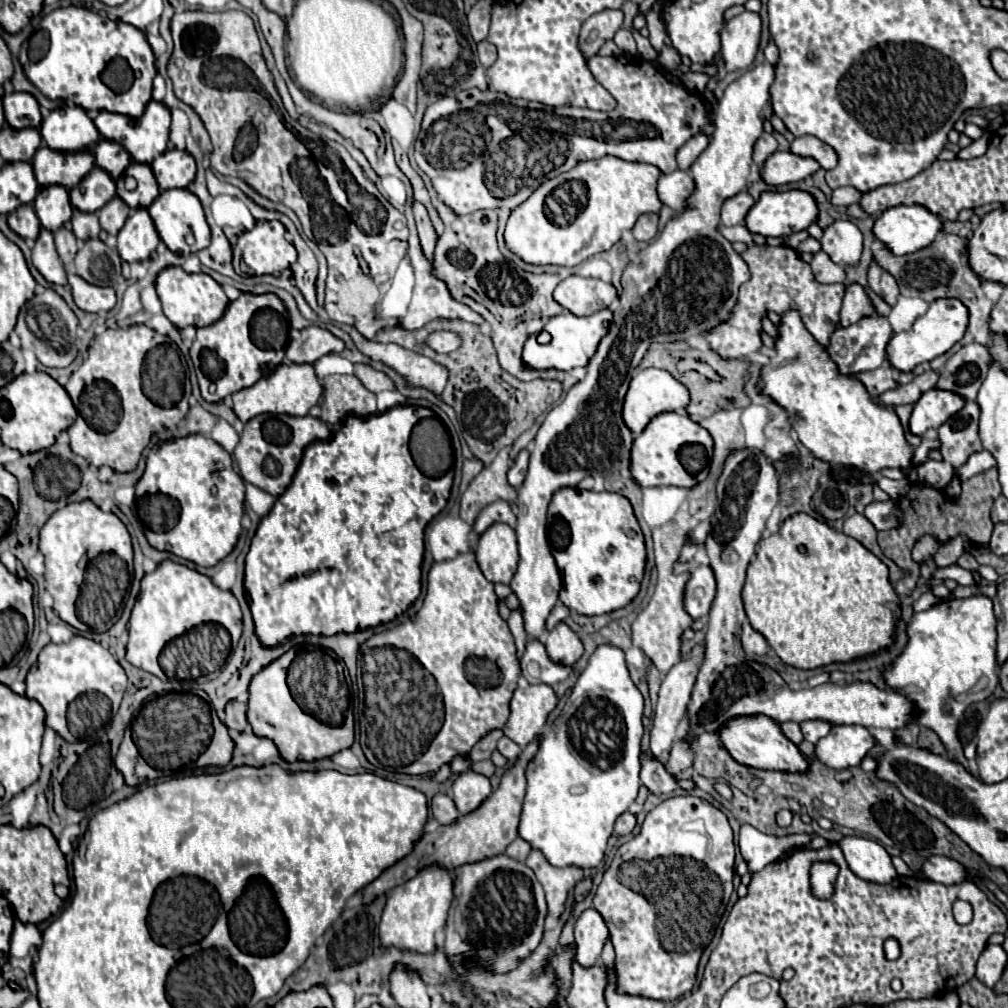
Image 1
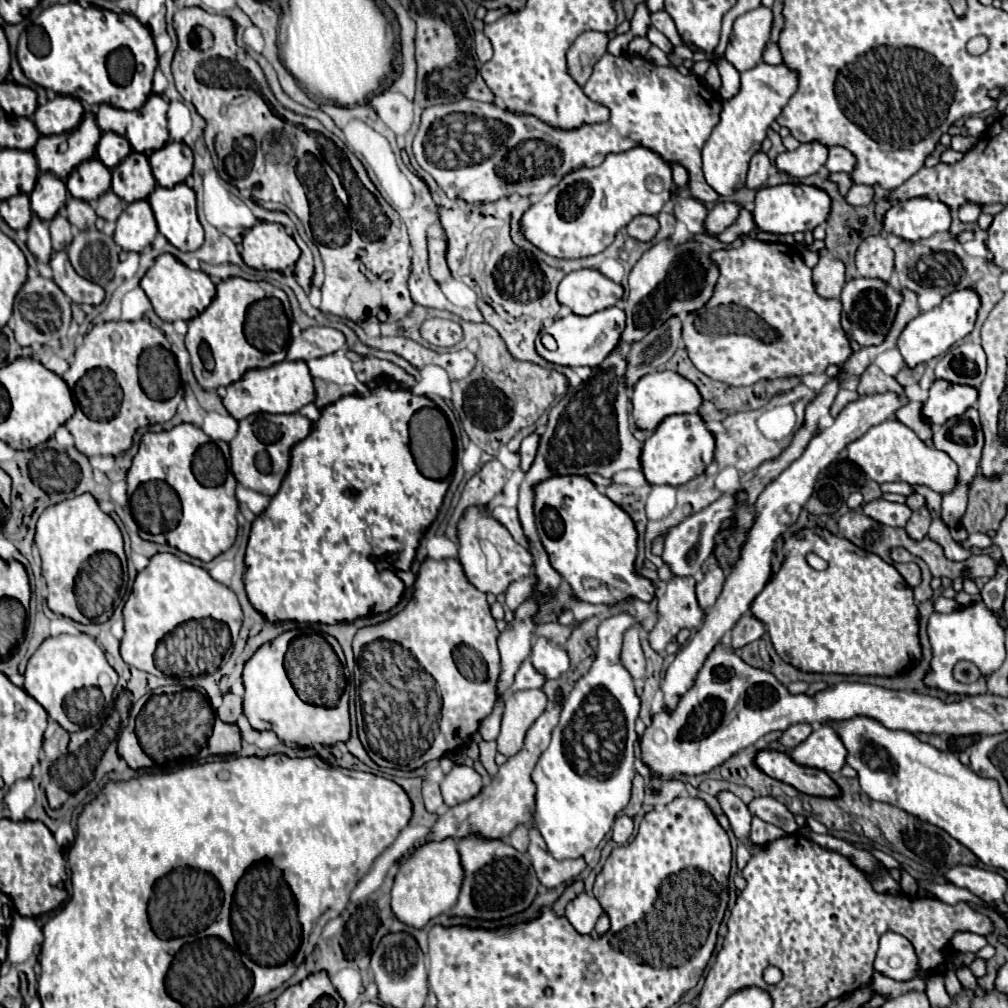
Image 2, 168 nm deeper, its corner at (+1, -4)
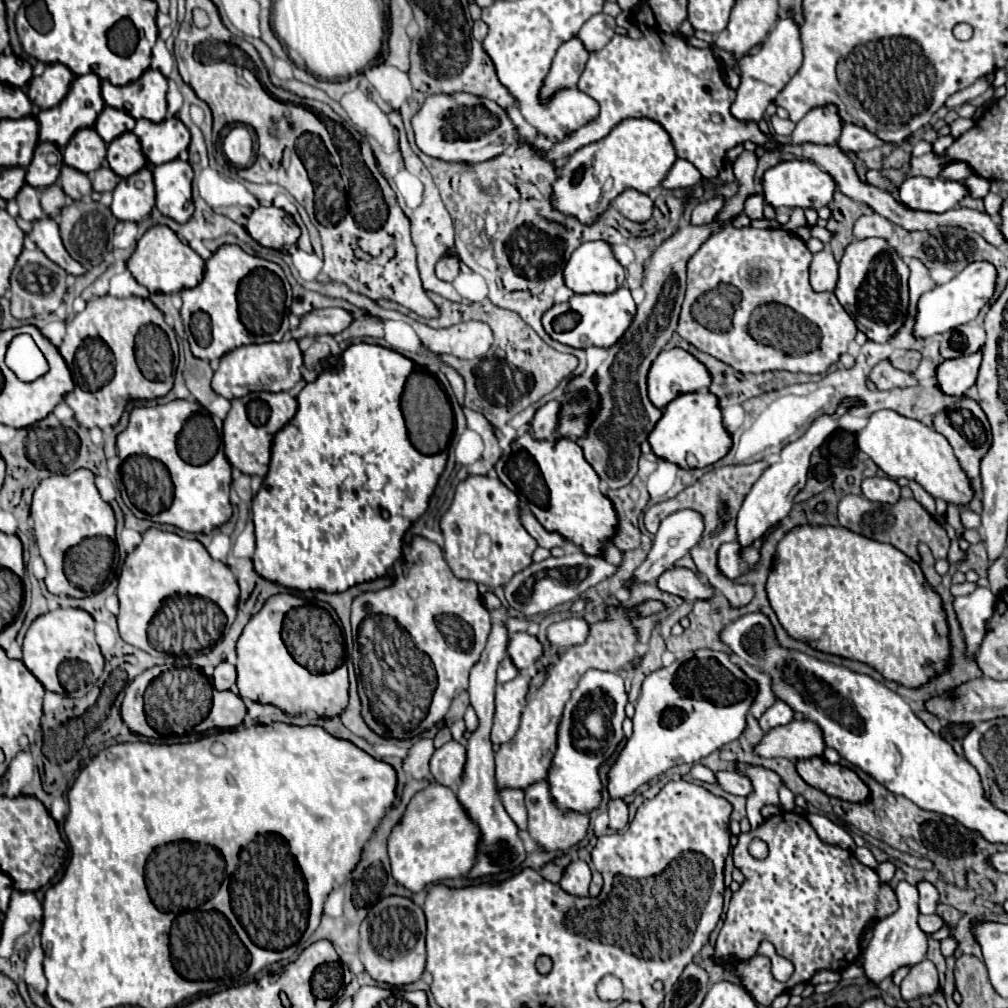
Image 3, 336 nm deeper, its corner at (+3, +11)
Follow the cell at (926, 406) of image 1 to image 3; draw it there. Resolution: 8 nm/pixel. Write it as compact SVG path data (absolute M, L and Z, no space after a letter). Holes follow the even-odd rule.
M982 350L970 356L944 360L938 366L938 374L936 374L940 390L950 396L962 396L968 388L976 384L980 362L982 362Z

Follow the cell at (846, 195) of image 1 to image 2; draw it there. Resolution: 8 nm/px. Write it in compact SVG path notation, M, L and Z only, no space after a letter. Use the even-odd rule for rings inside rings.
M852 185L850 191L846 193L846 201L850 205L868 205L870 199L872 199L874 191L872 187L866 187L866 185Z

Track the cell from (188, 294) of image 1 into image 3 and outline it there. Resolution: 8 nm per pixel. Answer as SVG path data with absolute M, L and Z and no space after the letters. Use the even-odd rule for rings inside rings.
M152 226L144 232L144 236L138 240L136 250L126 262L126 268L134 276L134 280L142 286L146 286L152 294L164 292L174 294L184 288L194 288L202 276L204 276L204 260L188 246L184 244L176 232L172 232L168 226Z

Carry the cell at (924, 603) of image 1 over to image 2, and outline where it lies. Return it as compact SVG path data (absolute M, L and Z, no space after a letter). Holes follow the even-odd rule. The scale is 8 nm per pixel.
M936 597L934 599L934 611L938 611L938 613L950 613L950 611L954 611L958 605L956 605L956 601L954 599L946 599L946 597Z

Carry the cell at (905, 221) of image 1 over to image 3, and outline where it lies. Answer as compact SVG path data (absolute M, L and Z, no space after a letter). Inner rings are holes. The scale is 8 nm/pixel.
M908 176L898 188L898 196L908 208L940 214L954 208L964 196L968 196L968 188L956 180L926 180L924 176Z

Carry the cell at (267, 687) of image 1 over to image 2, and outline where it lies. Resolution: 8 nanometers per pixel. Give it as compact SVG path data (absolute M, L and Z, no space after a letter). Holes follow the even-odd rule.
M288 631L288 633L280 635L270 645L260 647L254 653L254 657L248 659L248 663L244 667L244 687L246 687L246 693L244 693L244 715L248 717L248 721L250 721L250 725L254 729L258 729L258 731L274 731L282 743L296 743L302 749L308 749L308 747L314 747L314 745L334 745L338 741L346 743L350 739L348 693L342 695L340 705L334 707L334 709L326 709L326 707L318 707L318 705L308 705L308 703L304 703L296 695L296 691L294 691L294 687L292 687L292 683L290 683L290 679L288 679L288 675L284 671L284 665L282 665L284 663L284 655L286 655L288 645L294 639L294 635L296 635L294 631Z

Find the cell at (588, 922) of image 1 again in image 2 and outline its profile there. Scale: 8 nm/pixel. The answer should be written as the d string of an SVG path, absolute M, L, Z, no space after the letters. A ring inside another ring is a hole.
M586 893L578 895L566 907L566 919L572 923L572 927L580 935L592 935L602 913L604 911L602 911L600 903L592 895L586 895Z

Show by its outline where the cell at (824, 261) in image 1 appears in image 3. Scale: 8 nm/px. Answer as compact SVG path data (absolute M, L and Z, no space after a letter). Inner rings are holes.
M826 248L818 254L814 254L814 260L810 264L810 286L816 292L832 292L838 282L838 264L832 256L832 252Z

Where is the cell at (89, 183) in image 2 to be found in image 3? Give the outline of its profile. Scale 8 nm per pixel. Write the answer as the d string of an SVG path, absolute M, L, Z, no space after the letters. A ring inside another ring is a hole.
M82 128L64 146L62 156L68 166L88 174L102 166L106 158L106 144L102 144L102 138L94 132L94 128Z

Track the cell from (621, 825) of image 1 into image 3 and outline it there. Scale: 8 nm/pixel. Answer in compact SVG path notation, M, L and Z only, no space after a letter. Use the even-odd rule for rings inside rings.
M610 800L608 802L608 826L612 830L622 830L628 824L628 806L624 800Z

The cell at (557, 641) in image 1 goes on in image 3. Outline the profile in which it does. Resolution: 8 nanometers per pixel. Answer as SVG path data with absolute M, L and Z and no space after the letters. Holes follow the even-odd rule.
M526 632L510 634L508 656L512 658L512 664L518 668L518 672L532 670L540 654L542 654L542 644L536 640L536 636L530 636Z

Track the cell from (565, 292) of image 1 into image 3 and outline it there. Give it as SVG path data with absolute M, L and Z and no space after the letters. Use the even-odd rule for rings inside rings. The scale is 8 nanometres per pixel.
M604 240L582 242L564 268L566 286L576 294L612 294L624 284L624 278L626 270Z

